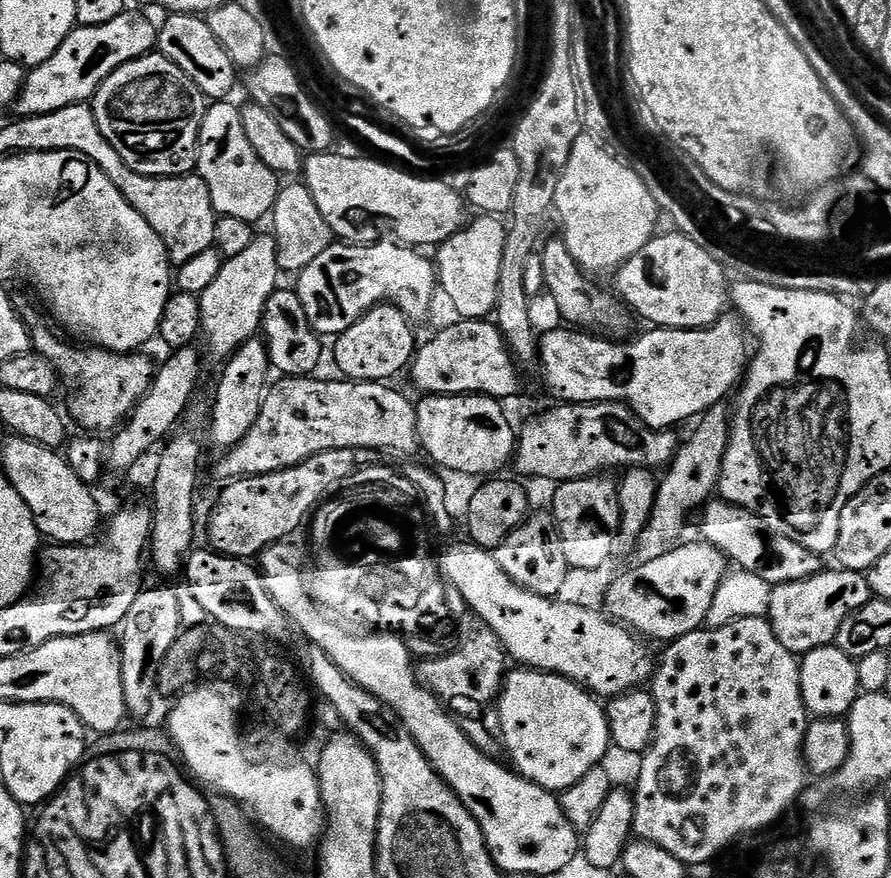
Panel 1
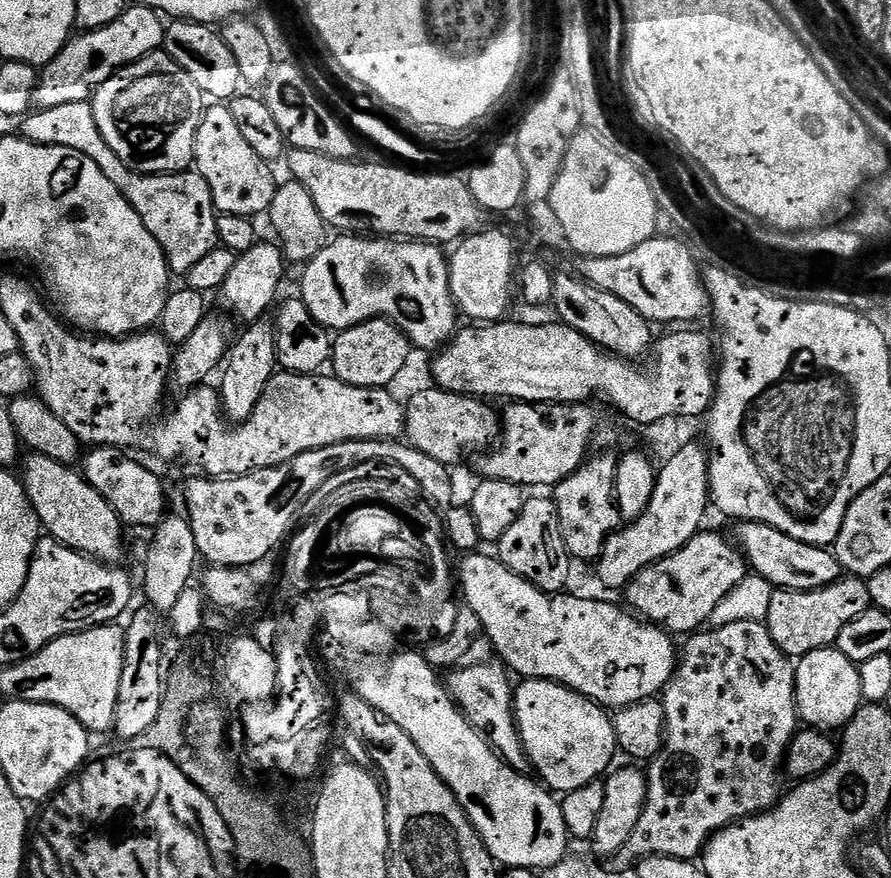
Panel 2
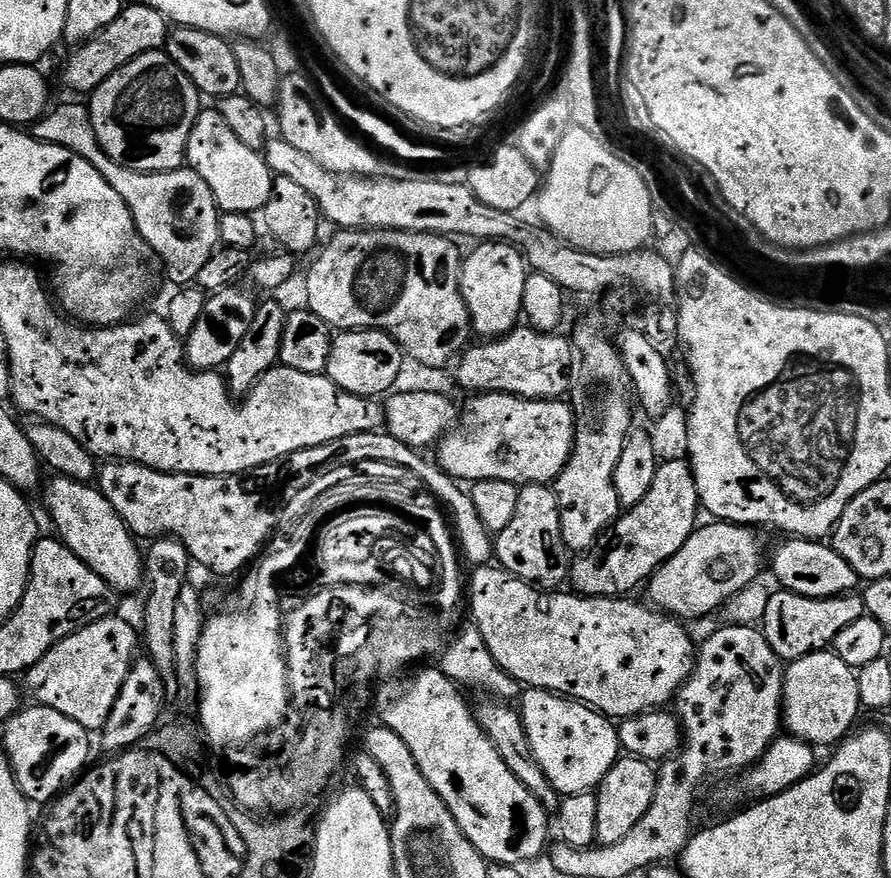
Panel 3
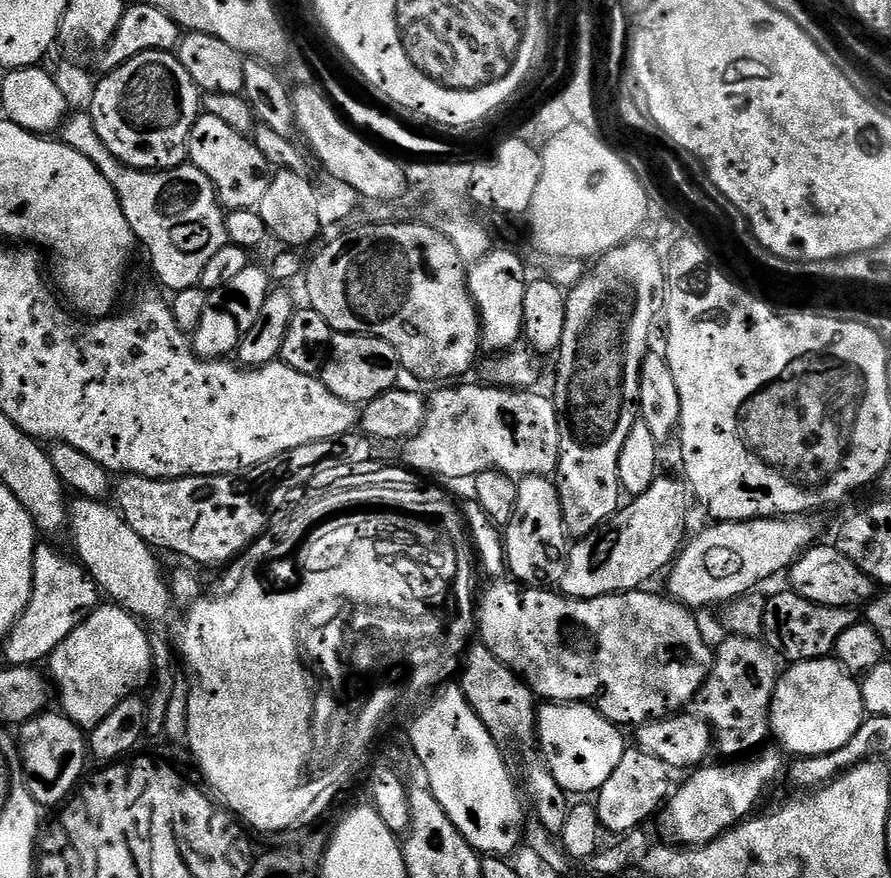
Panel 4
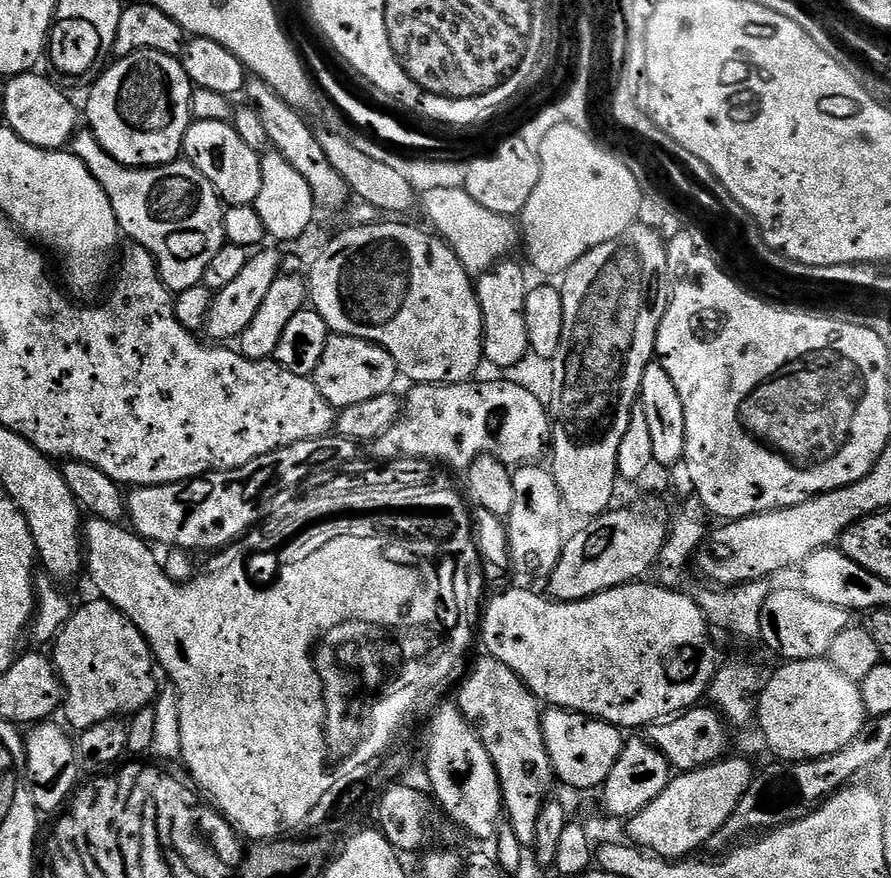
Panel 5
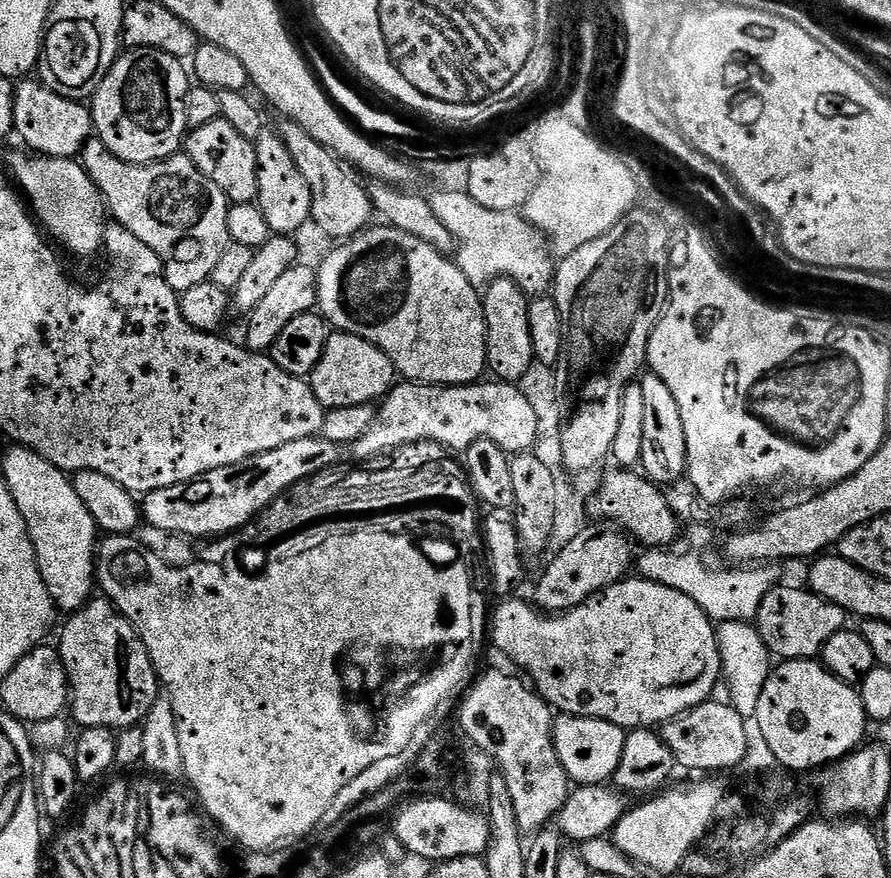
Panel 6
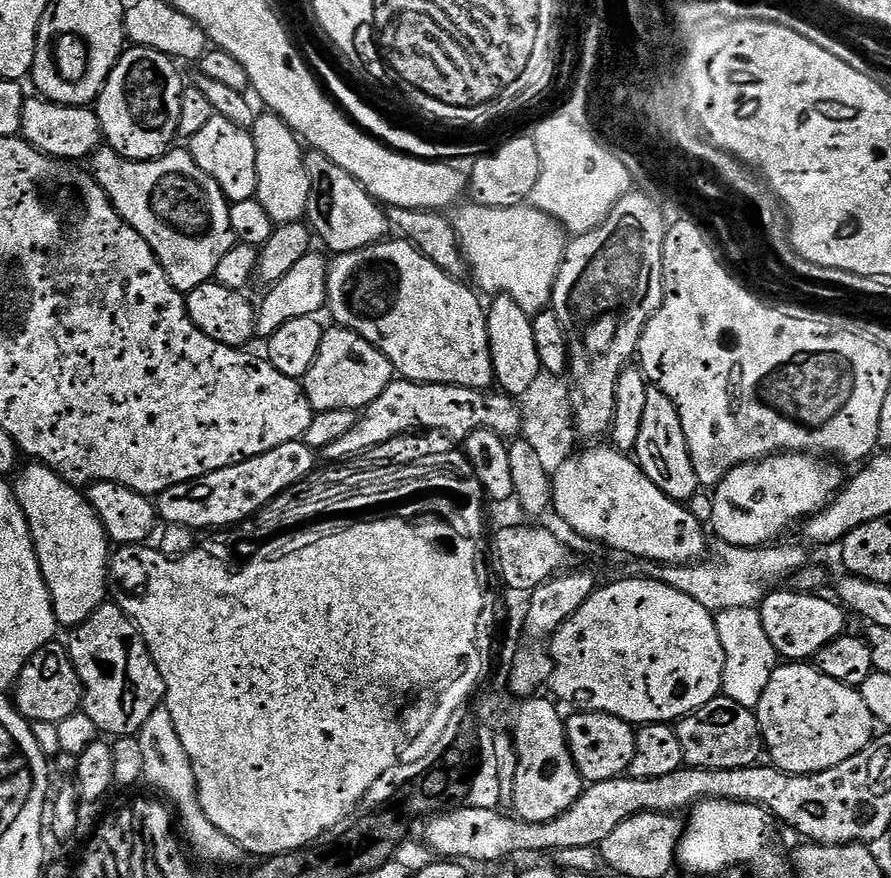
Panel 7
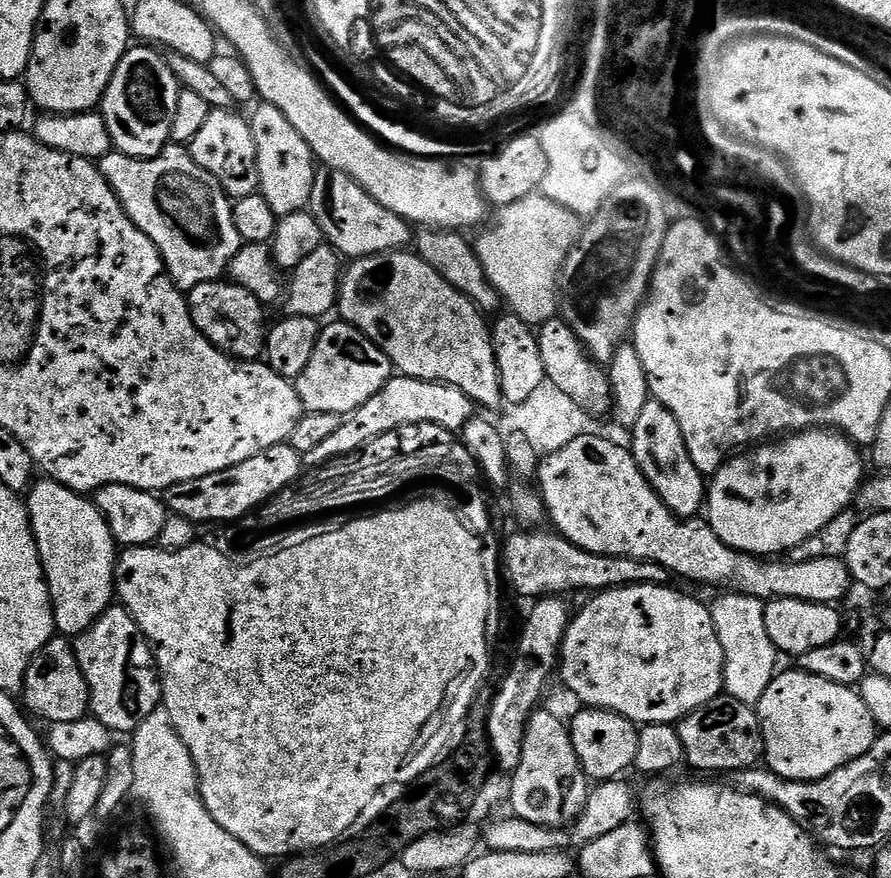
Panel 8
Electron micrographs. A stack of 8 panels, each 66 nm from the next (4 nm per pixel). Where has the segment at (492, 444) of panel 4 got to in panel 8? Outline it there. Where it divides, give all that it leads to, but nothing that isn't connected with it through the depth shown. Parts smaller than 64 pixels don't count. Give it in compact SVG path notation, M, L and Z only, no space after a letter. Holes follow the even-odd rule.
M399 374L393 375L391 380L374 394L362 406L358 406L354 411L343 417L334 434L323 439L321 443L302 456L302 464L305 469L311 470L321 467L331 461L339 460L361 451L363 444L368 444L371 440L376 440L379 436L384 436L387 432L399 433L407 424L419 426L421 424L437 424L446 431L453 434L459 433L466 426L466 422L474 415L474 405L471 398L462 394L449 384L435 384L429 380L419 380Z

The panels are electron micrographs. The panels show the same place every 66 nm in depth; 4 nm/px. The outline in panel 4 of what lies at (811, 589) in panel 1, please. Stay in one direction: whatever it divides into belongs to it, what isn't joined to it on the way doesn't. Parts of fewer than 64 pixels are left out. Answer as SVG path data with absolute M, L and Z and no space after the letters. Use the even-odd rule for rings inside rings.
M785 590L777 596L769 595L764 612L763 639L769 648L776 653L777 657L788 659L788 662L799 662L801 660L822 660L831 657L836 650L836 643L842 634L850 625L857 623L858 616L852 608L831 608L810 602L802 598L797 592Z

